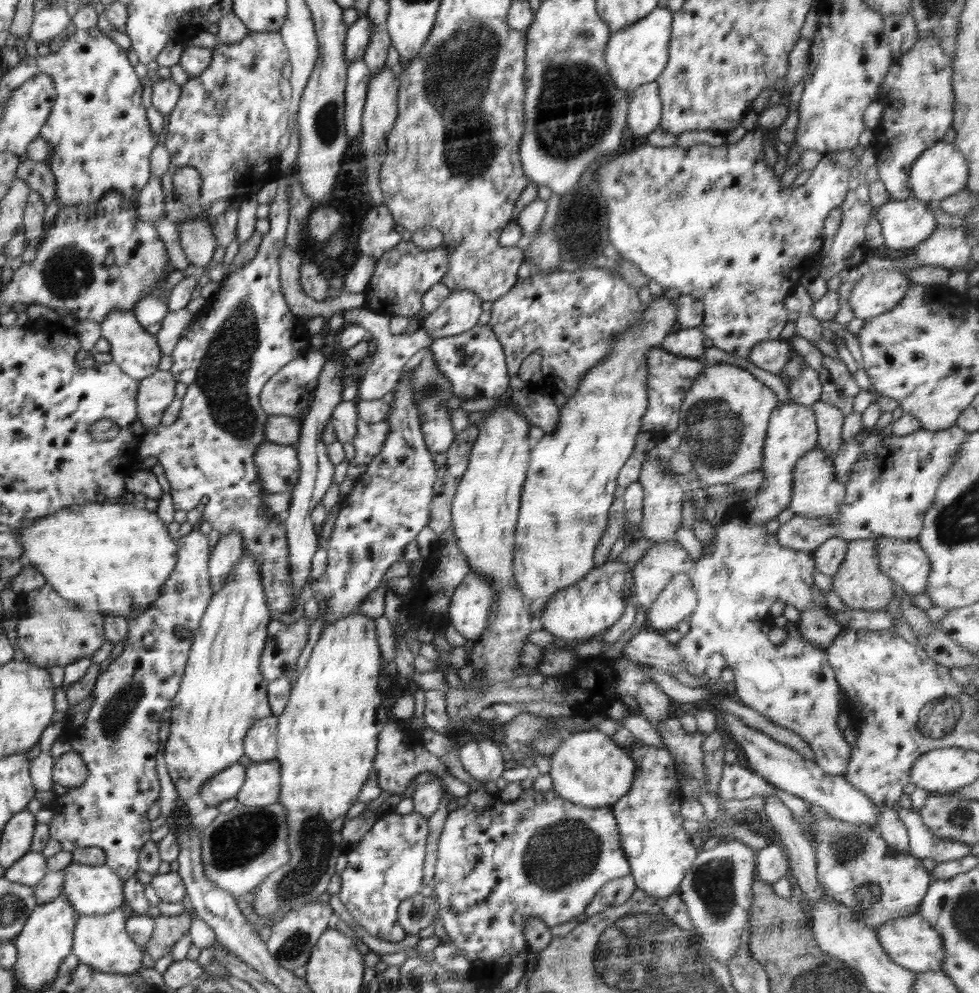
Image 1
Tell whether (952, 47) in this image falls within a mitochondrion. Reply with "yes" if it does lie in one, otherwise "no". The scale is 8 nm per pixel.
no

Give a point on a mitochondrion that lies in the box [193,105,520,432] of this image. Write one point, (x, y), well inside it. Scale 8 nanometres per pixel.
(429, 391)

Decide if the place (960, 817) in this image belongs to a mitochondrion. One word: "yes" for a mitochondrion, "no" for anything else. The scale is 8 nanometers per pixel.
yes

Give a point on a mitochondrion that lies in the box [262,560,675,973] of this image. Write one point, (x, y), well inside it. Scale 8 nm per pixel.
(557, 856)

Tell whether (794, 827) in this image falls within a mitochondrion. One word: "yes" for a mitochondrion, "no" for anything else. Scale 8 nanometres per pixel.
no

